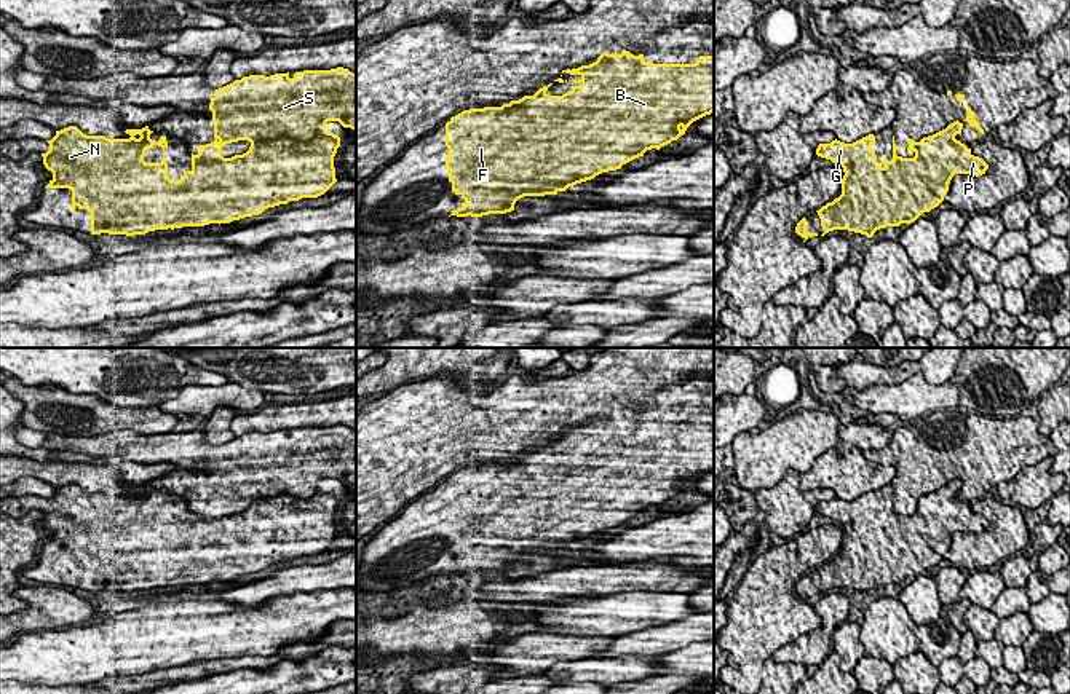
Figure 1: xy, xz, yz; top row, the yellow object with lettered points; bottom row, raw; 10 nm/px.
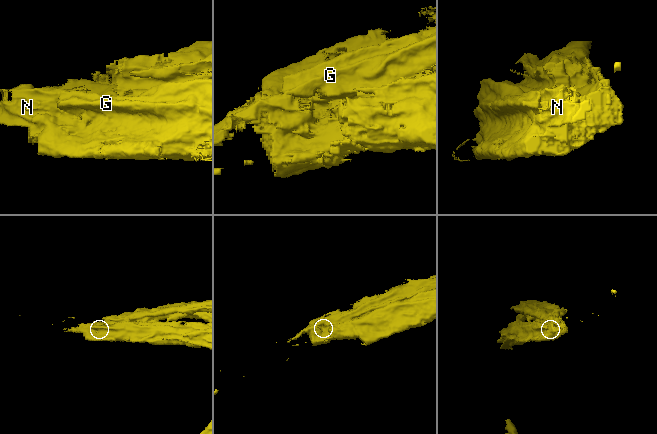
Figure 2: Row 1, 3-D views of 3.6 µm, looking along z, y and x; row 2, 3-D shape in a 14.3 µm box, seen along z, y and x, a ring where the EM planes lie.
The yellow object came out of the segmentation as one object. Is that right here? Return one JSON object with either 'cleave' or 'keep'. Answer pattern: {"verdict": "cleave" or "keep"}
{"verdict": "cleave"}

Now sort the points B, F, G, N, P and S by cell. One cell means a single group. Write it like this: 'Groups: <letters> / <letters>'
Groups: B F G N P / S

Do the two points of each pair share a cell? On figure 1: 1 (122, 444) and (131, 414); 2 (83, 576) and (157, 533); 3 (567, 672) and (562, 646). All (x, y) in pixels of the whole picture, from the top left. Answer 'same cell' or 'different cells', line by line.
1: different cells
2: same cell
3: different cells

